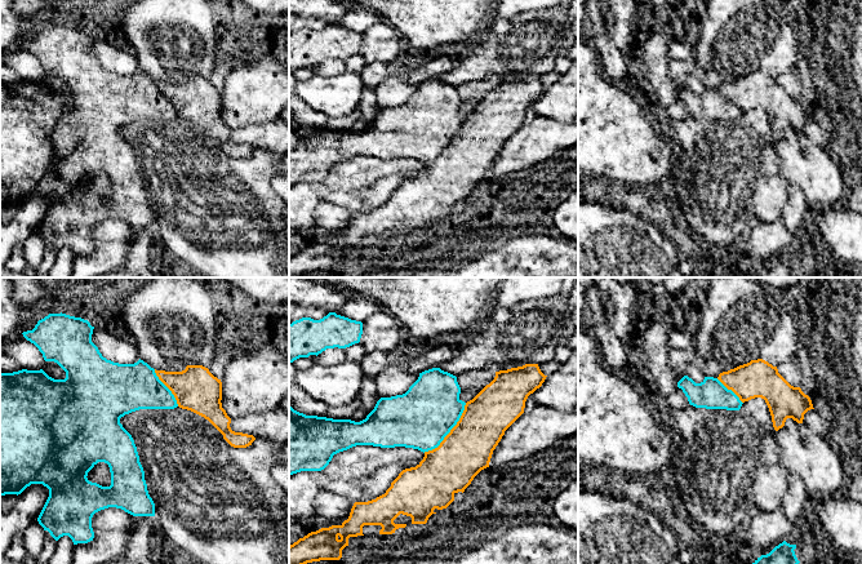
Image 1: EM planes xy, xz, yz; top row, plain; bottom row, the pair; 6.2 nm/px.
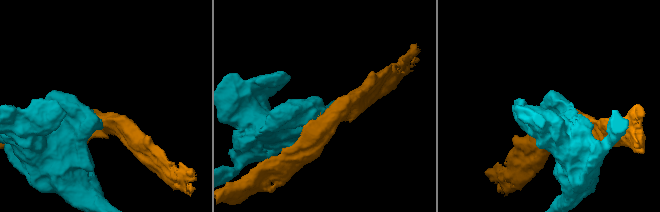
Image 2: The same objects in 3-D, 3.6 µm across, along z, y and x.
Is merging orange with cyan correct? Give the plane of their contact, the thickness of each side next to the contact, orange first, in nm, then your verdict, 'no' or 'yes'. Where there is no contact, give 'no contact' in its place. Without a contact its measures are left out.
xz | 320/380 nm | no

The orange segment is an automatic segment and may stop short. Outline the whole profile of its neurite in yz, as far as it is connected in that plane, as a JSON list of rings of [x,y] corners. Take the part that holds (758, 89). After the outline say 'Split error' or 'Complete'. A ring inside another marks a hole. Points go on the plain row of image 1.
[[[763,70],[723,83],[717,90],[742,114],[755,108],[764,110],[776,142],[785,137],[787,129],[803,134],[804,125],[814,120],[810,108],[800,98],[791,97],[777,77]]]. Complete

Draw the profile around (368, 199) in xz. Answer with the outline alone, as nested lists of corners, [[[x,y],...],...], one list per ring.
[[[401,174],[387,176],[361,190],[332,192],[326,196],[326,200],[334,205],[348,209],[354,214],[368,213],[385,205],[401,182]]]

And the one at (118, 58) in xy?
[[[94,37],[92,53],[107,71],[119,75],[134,75],[139,71],[135,54],[124,44],[108,43],[103,39]]]

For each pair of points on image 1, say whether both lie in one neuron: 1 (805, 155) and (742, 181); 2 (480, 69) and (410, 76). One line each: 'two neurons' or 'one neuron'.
1: two neurons
2: two neurons

